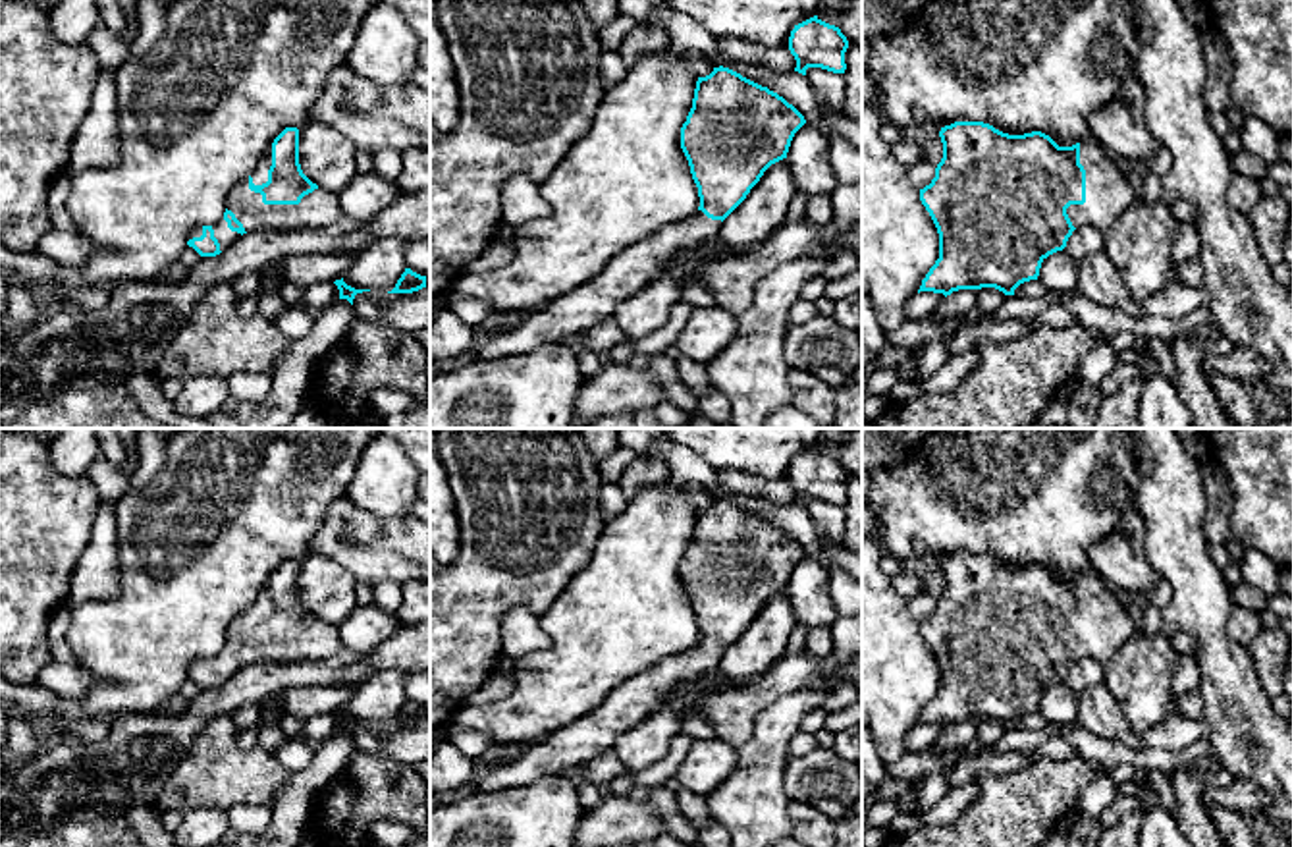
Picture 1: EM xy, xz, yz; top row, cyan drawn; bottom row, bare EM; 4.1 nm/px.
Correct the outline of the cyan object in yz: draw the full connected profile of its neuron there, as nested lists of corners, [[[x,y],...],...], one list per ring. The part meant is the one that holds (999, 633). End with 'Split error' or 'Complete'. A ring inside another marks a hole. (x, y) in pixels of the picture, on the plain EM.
[[[983,554],[941,560],[943,590],[920,633],[939,666],[939,691],[920,724],[943,725],[995,720],[1005,727],[1037,712],[1041,695],[1066,679],[1078,660],[1105,664],[1134,635],[1126,598],[1093,569],[1059,579],[1049,567],[1009,567]]]. Split error

